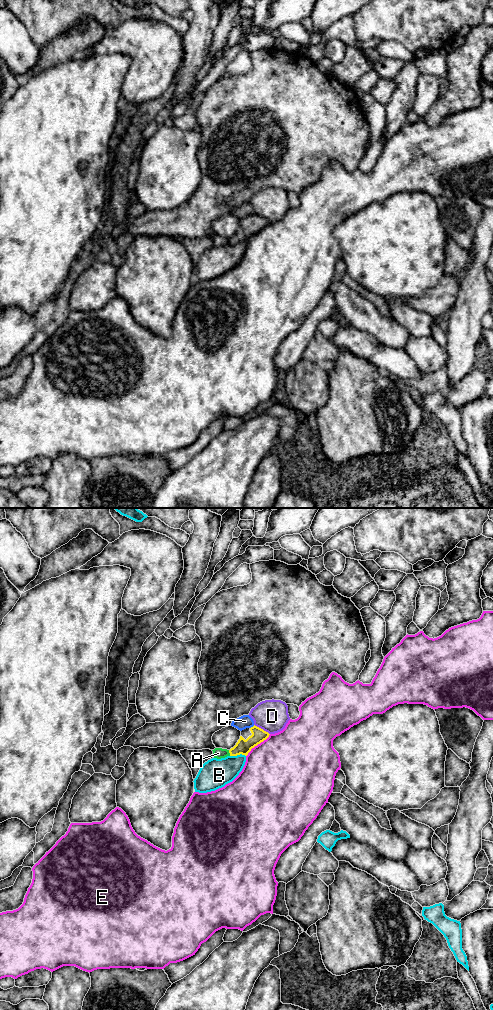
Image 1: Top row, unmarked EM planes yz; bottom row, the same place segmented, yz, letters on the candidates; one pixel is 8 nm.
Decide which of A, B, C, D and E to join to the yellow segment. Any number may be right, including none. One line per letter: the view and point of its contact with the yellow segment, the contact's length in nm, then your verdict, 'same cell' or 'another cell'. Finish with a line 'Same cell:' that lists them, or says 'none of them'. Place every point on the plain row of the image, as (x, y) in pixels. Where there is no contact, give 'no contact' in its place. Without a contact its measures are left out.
A: yz (229, 240) | 50 nm | another cell
B: yz (237, 242) | 130 nm | another cell
C: yz (253, 214) | 50 nm | another cell
D: yz (262, 217) | 150 nm | another cell
E: yz (257, 232) | 260 nm | another cell
Same cell: none of them

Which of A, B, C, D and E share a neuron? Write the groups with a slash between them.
A / B / C / D / E

